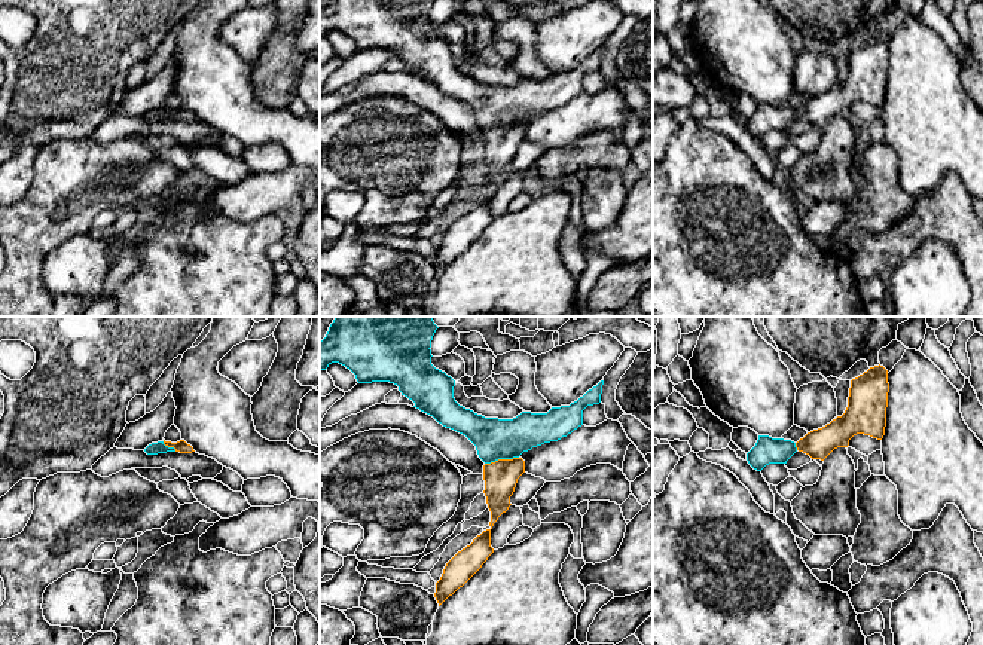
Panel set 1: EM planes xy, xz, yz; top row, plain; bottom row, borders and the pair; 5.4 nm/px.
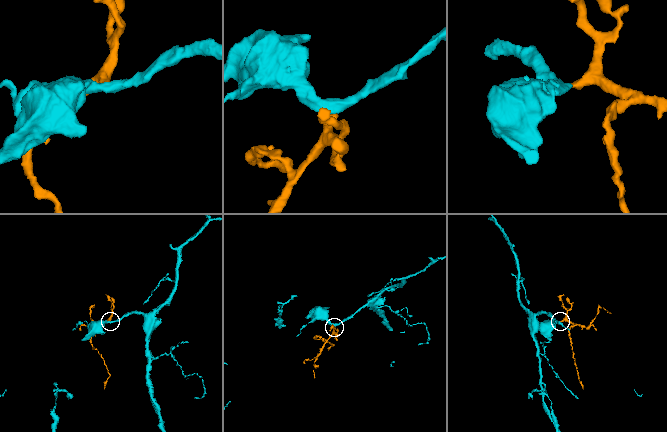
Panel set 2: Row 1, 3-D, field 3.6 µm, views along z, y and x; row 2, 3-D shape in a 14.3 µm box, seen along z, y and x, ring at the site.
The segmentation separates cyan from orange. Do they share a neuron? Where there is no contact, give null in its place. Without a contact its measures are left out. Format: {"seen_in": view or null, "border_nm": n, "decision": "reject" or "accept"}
{"seen_in": "xz", "border_nm": 190, "decision": "accept"}

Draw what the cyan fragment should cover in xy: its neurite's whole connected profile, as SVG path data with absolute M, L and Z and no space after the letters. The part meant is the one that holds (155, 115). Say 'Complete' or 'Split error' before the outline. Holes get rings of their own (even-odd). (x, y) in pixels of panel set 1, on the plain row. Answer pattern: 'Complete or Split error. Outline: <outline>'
Split error. Outline: M180 107L177 110L171 110L171 108L158 108L158 110L152 110L149 111L144 119L147 122L158 122L158 120L167 120L167 119L180 119L180 120L192 120L195 119L193 114L190 111L187 111L184 107Z

